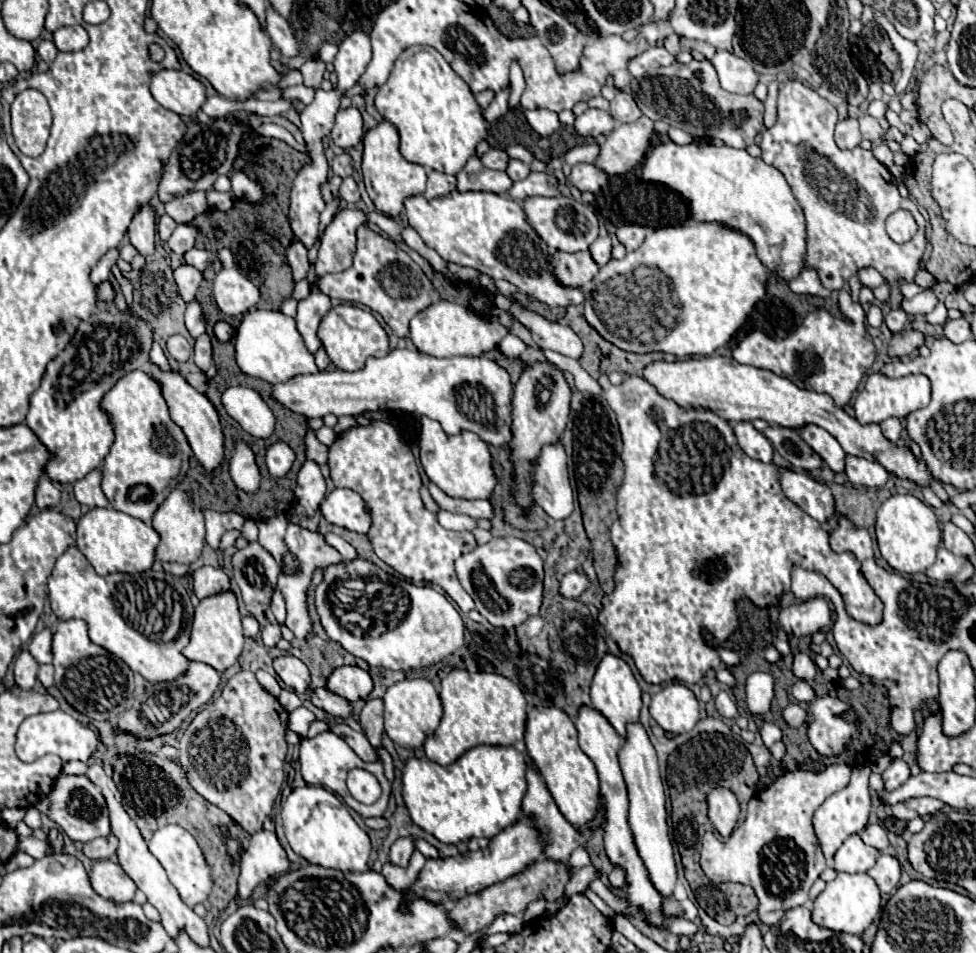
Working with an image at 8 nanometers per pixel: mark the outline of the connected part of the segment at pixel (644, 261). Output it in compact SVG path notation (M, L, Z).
M684 220L678 226L654 229L638 250L626 254L624 260L610 260L604 268L600 268L600 272L594 276L596 288L584 302L584 316L602 338L624 352L666 352L678 358L710 356L716 352L716 348L728 344L746 316L752 312L754 304L764 298L766 280L768 274L748 236L720 224L698 224L694 220Z

